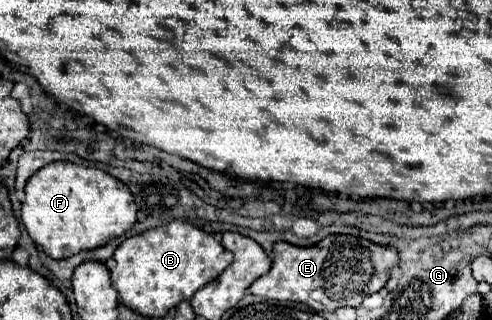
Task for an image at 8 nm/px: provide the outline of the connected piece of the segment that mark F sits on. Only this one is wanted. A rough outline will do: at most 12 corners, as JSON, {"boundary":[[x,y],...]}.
{"boundary":[[69,161],[25,185],[21,221],[53,259],[123,237],[125,183]]}

